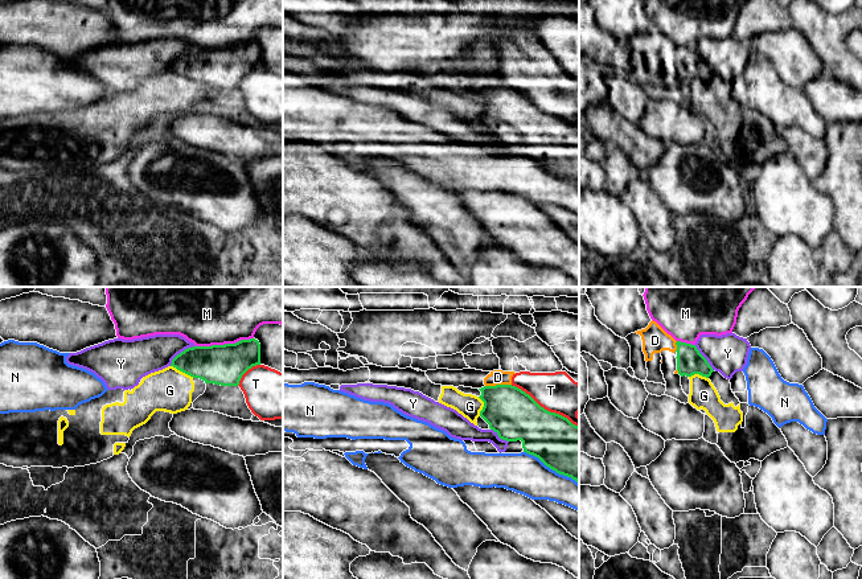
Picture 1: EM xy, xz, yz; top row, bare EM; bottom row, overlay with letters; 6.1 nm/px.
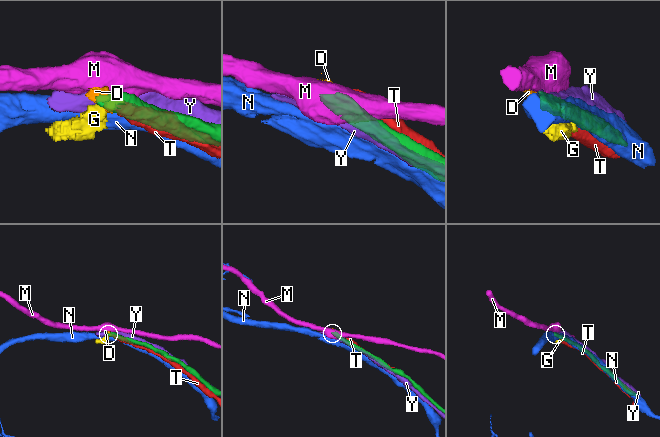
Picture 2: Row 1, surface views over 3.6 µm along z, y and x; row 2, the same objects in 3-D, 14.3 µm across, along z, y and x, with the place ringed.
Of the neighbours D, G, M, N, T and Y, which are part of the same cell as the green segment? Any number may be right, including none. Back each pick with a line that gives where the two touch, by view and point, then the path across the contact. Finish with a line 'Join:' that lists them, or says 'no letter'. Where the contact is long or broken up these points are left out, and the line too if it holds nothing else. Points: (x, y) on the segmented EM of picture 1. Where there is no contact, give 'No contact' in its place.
D: Touches green at xz (497, 385)
Join: D

